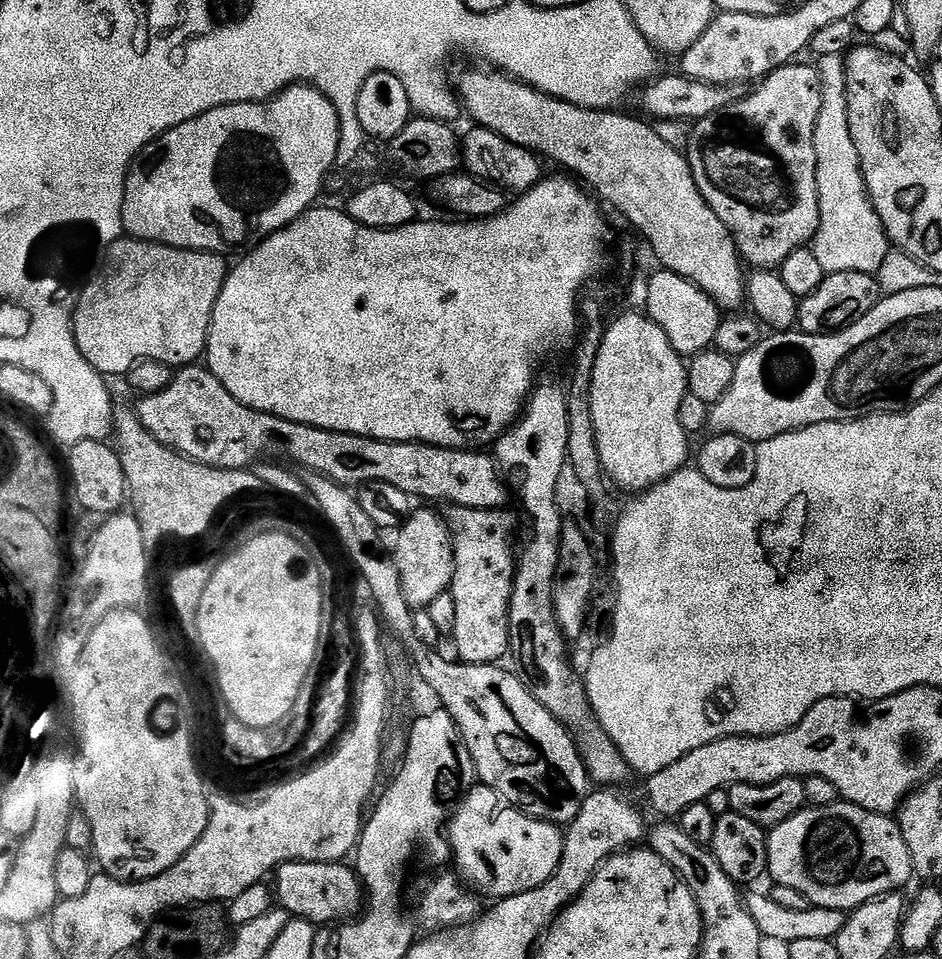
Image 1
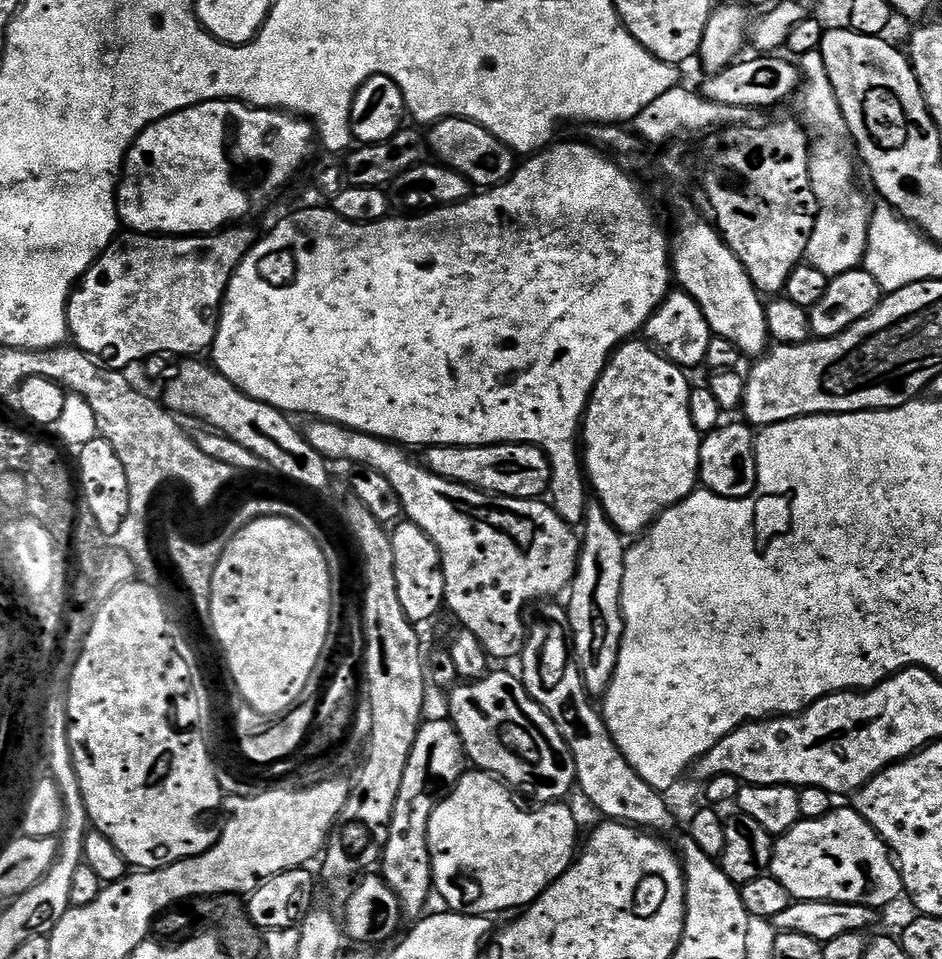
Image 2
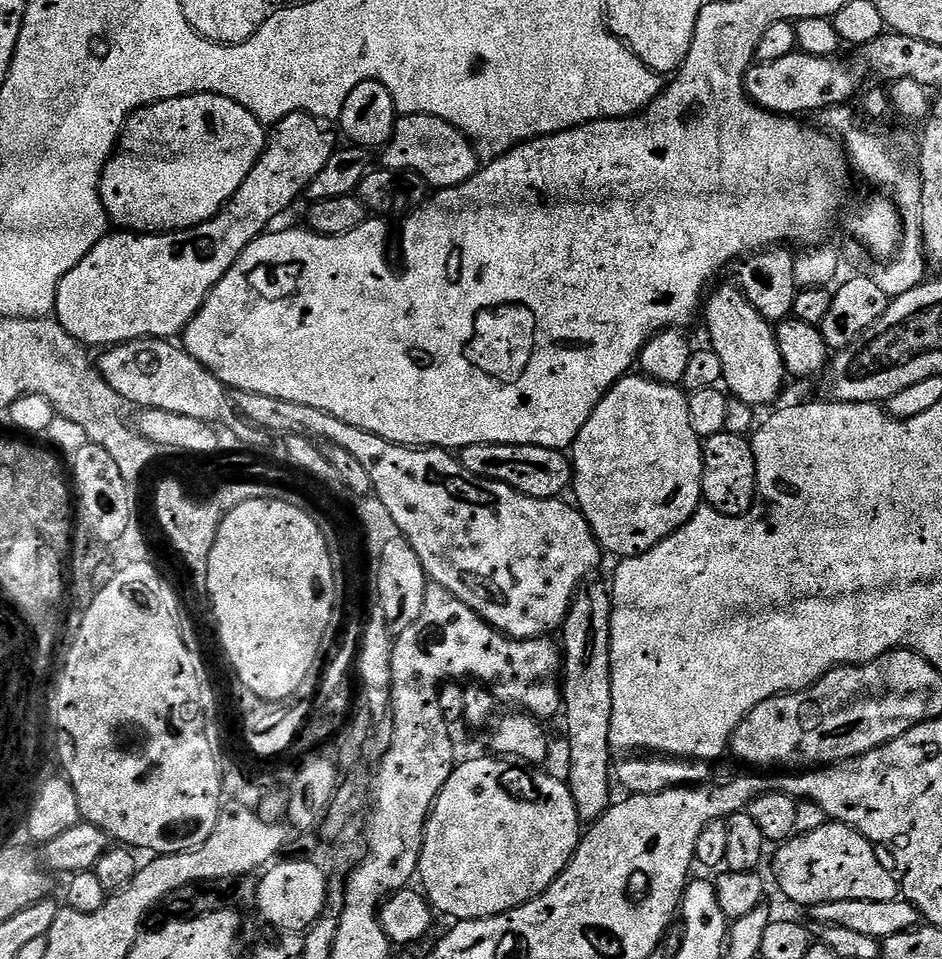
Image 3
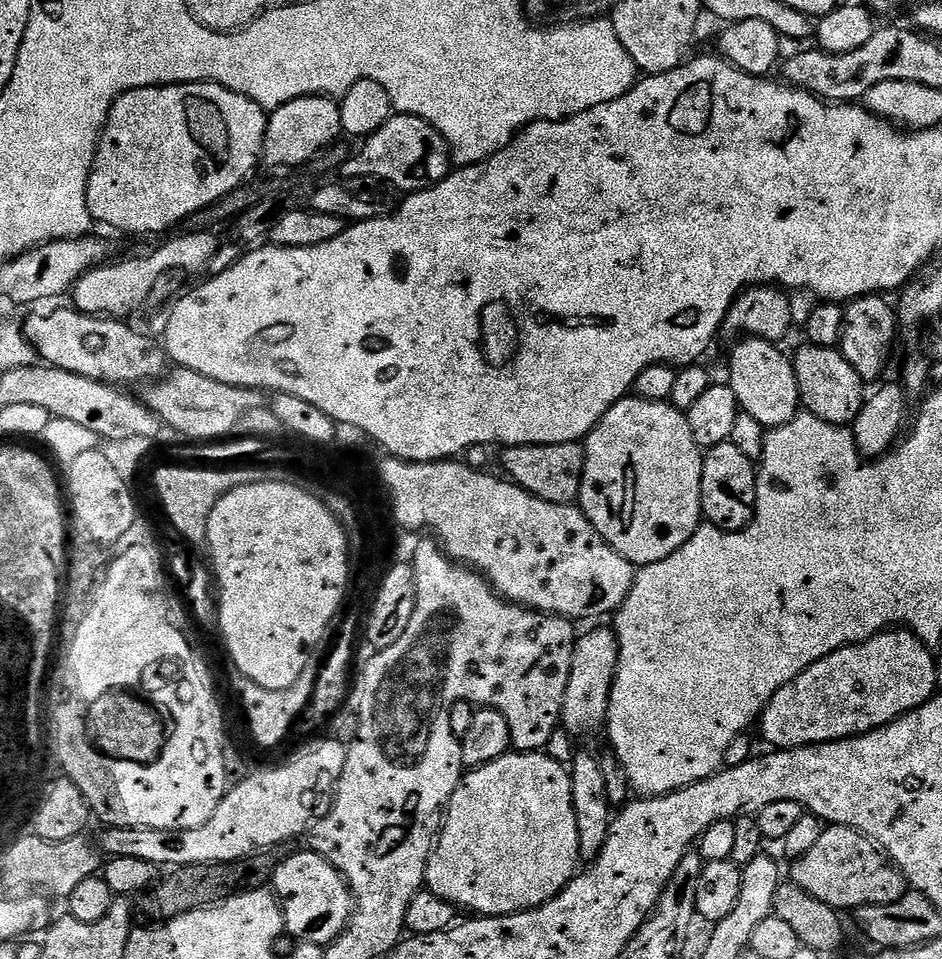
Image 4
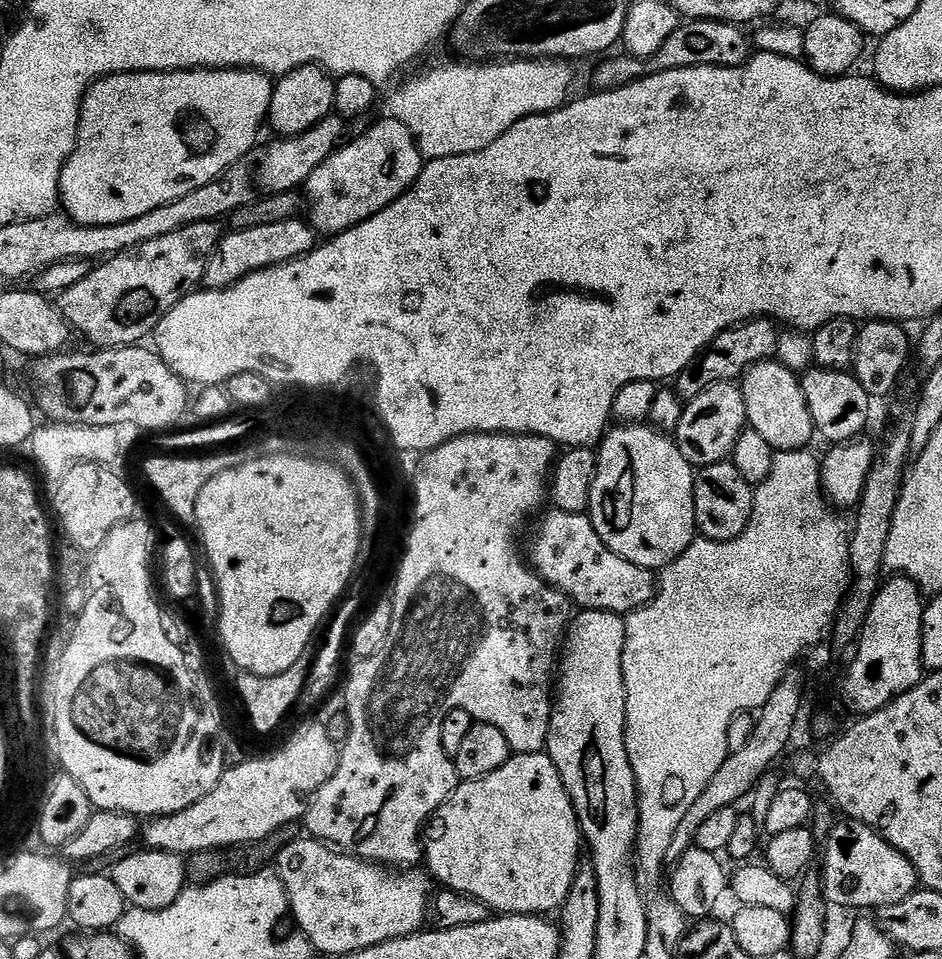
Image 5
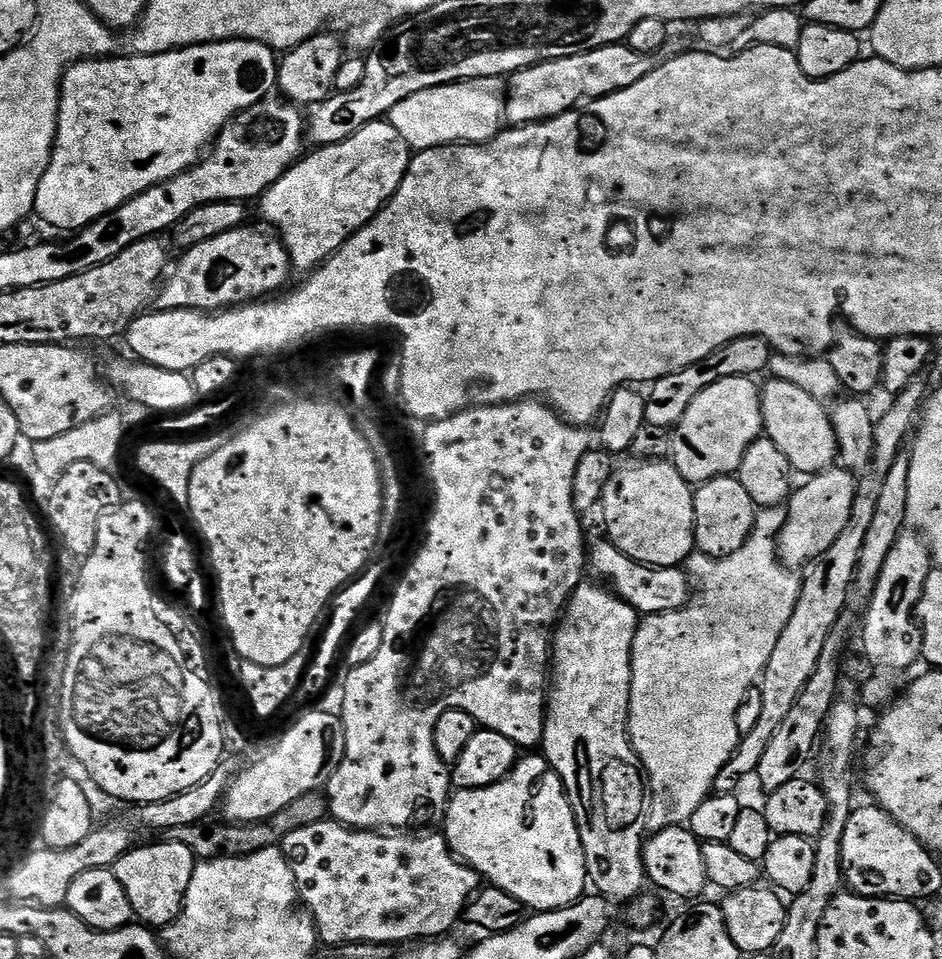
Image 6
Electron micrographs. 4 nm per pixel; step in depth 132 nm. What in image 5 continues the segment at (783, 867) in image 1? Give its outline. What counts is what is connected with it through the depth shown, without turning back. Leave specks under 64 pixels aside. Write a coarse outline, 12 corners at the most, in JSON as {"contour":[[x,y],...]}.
{"contour":[[833,827],[829,905],[879,910],[917,891],[914,866],[876,829]]}

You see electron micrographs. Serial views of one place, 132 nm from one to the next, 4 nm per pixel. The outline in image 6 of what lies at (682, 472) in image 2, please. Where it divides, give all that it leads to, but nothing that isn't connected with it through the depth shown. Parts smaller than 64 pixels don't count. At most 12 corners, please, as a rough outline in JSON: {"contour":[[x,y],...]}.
{"contour":[[667,459],[608,483],[607,539],[652,568],[696,547],[694,488]]}

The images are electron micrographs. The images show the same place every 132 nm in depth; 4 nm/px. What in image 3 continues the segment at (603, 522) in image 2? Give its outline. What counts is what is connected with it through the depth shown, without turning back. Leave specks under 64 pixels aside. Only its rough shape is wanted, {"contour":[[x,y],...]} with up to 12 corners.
{"contour":[[612,598],[562,629],[566,783],[581,821],[613,803]]}

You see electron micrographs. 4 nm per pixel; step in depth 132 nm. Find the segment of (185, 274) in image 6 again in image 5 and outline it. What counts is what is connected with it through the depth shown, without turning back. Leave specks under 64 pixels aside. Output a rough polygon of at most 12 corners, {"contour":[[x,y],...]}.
{"contour":[[307,219],[232,230],[206,262],[203,287],[307,256]]}

